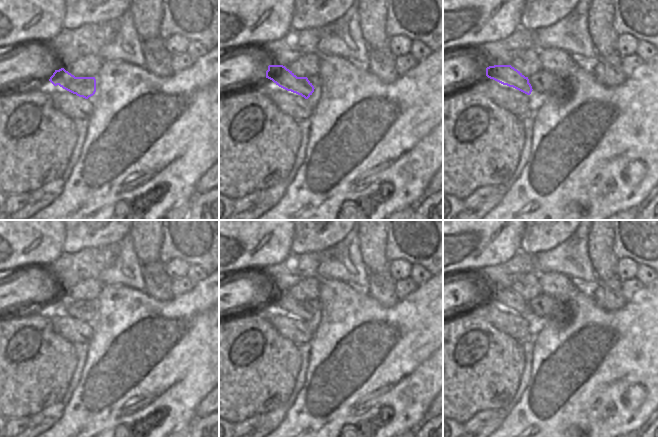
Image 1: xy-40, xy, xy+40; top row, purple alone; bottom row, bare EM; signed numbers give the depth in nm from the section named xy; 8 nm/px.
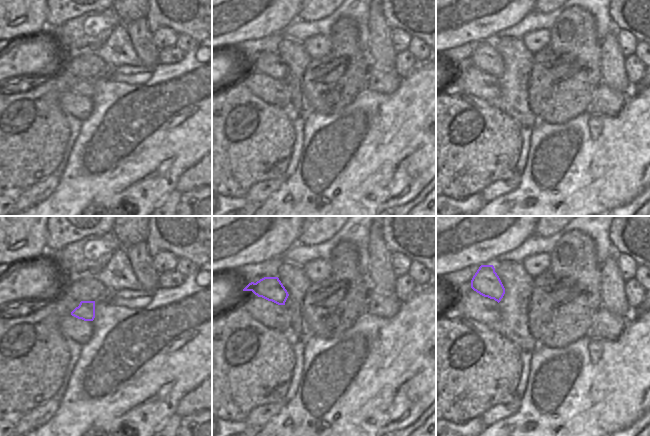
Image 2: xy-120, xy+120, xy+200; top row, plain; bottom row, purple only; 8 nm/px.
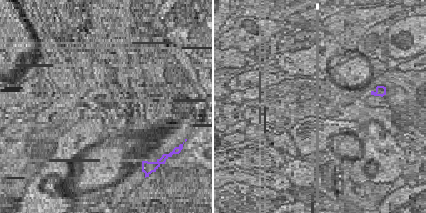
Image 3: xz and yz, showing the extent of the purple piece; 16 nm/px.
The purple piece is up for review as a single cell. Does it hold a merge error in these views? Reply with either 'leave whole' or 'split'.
leave whole

